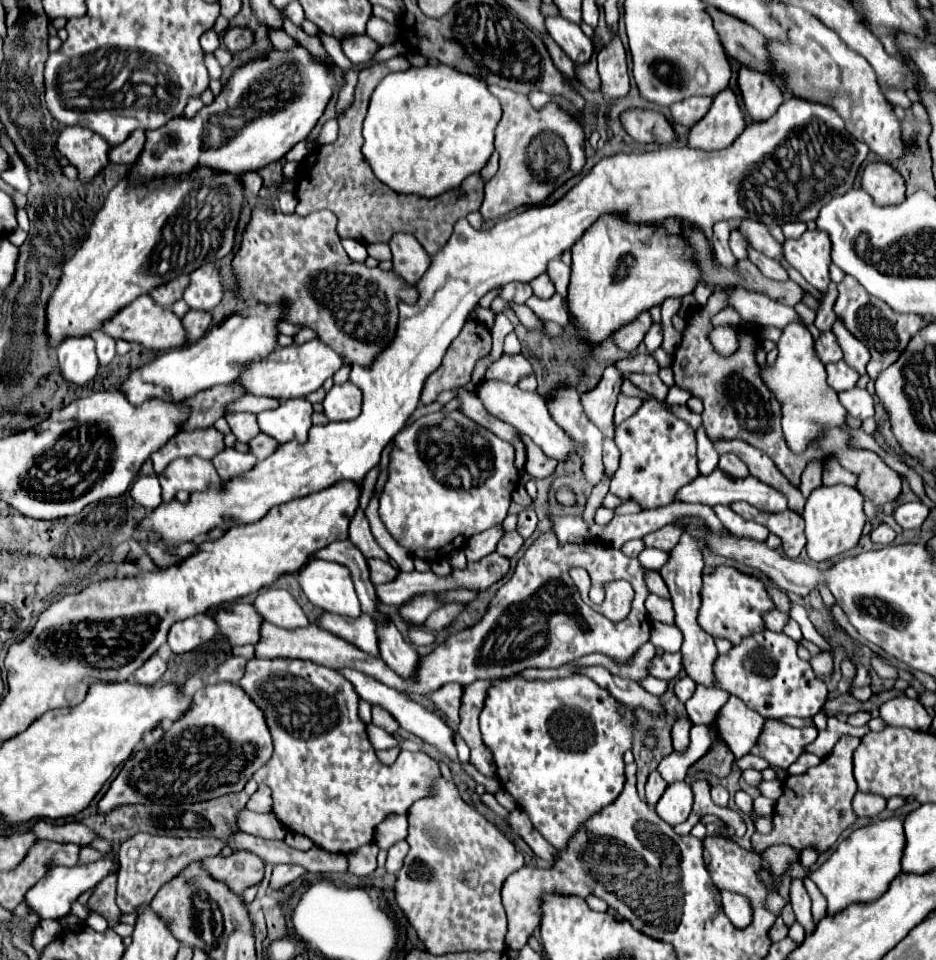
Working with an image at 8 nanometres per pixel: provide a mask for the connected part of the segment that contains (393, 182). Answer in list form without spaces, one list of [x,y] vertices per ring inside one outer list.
[[[448,65],[410,67],[402,73],[390,73],[374,89],[364,119],[362,153],[376,177],[394,191],[416,193],[432,199],[458,187],[468,175],[482,171],[494,151],[494,129],[500,117],[500,103],[490,95],[484,81]]]

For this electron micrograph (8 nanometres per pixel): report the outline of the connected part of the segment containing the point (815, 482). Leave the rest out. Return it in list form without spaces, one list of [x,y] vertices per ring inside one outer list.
[[[812,463],[812,465],[808,465],[806,467],[806,471],[802,473],[802,483],[800,483],[800,493],[804,495],[804,497],[808,497],[808,493],[814,489],[814,487],[818,487],[818,485],[822,485],[822,475],[820,475],[820,467],[818,467],[818,463]]]

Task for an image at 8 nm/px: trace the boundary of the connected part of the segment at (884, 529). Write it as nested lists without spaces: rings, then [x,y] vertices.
[[[880,523],[880,525],[870,533],[872,543],[878,543],[878,545],[890,545],[890,543],[894,541],[894,537],[896,537],[896,533],[894,533],[888,525],[884,525],[884,523]]]

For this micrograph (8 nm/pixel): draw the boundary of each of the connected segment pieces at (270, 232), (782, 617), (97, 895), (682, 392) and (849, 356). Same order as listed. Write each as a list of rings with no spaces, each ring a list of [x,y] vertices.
[[[256,205],[232,265],[240,297],[254,297],[258,303],[276,303],[284,297],[292,299],[292,307],[286,311],[286,321],[314,329],[318,339],[340,353],[348,365],[370,365],[394,337],[398,323],[398,301],[406,299],[406,303],[414,303],[418,297],[412,285],[392,275],[394,271],[382,271],[380,267],[368,269],[362,263],[352,263],[336,233],[336,215],[332,211],[316,211],[308,217],[298,217],[276,213],[266,205]]]
[[[772,609],[768,615],[764,615],[764,625],[770,631],[782,631],[784,625],[786,625],[786,621],[788,621],[788,615],[782,613],[782,611],[778,611],[778,609]]]
[[[110,875],[104,881],[100,881],[100,885],[92,891],[88,905],[96,913],[100,913],[110,923],[110,927],[118,923],[120,909],[116,905],[116,875]]]
[[[678,385],[670,387],[670,391],[668,391],[668,397],[666,397],[666,401],[668,401],[668,403],[672,403],[672,405],[684,405],[688,399],[690,399],[690,391],[686,391],[686,389],[680,389]]]
[[[836,319],[832,331],[836,331],[836,337],[838,337],[838,343],[844,351],[844,361],[848,363],[848,367],[858,371],[860,377],[866,375],[866,363],[870,359],[868,347],[864,347],[864,343],[860,343],[850,331],[846,331],[844,323],[840,319]]]

